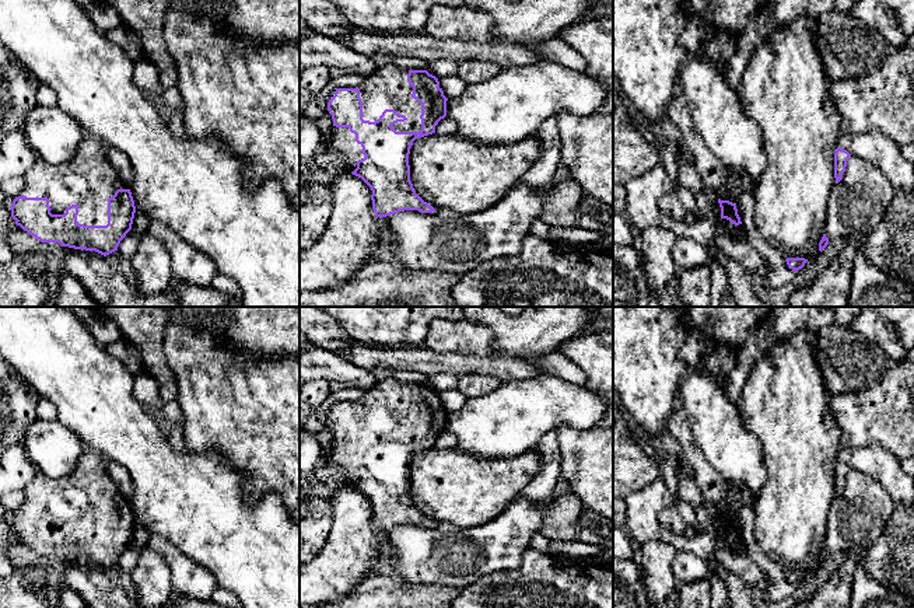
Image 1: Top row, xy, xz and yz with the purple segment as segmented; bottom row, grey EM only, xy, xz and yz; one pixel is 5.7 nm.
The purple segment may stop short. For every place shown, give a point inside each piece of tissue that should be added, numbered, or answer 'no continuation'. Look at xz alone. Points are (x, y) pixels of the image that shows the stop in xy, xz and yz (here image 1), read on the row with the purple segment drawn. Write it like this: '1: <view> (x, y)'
1: xz (388, 88)

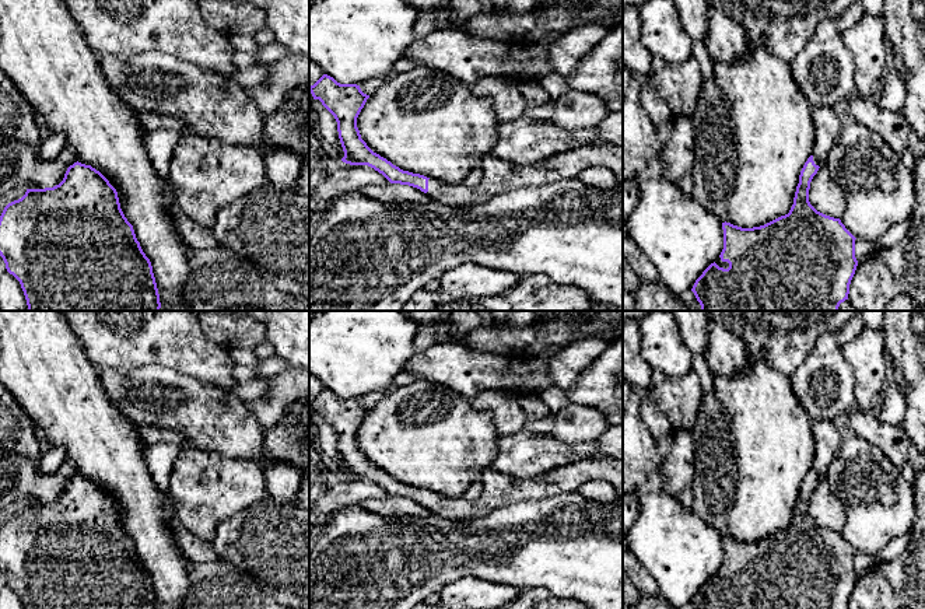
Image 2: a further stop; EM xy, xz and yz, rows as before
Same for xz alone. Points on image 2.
1: xz (498, 175)

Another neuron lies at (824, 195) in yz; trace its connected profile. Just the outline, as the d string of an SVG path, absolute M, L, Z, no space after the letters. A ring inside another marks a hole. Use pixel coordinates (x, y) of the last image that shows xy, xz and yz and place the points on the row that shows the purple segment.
M820 165L809 189L809 202L820 213L840 218L845 209L842 190L831 179L826 165Z

